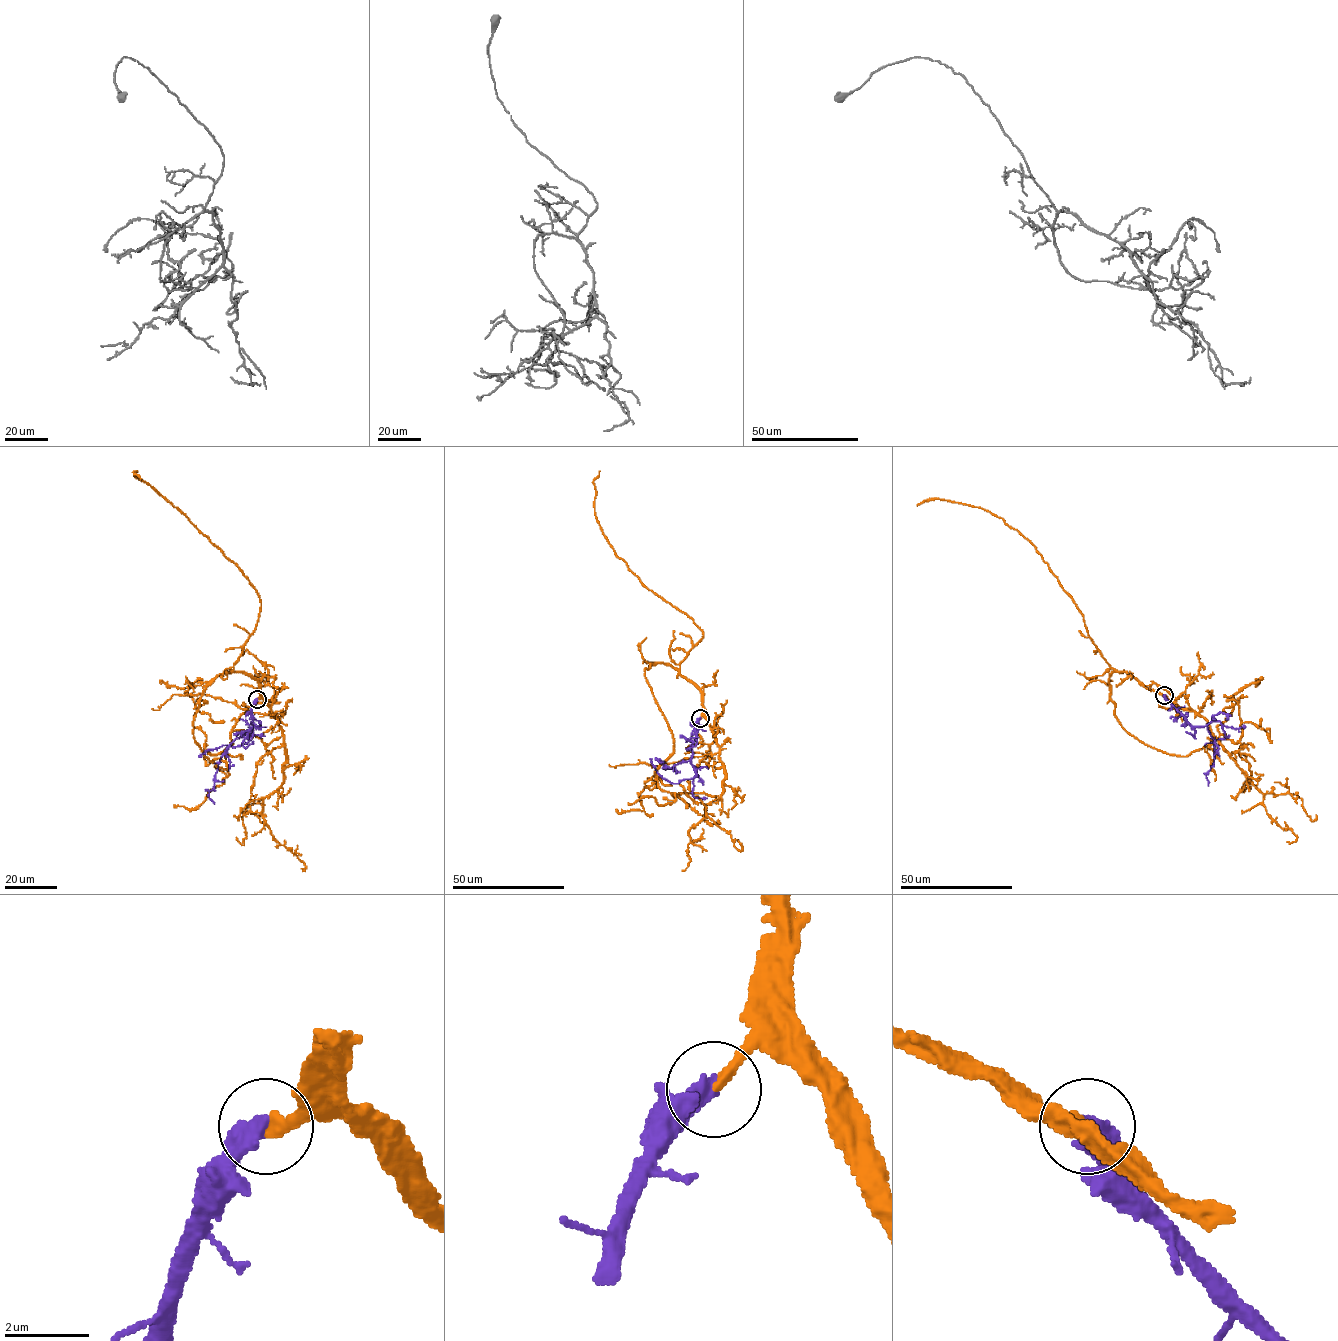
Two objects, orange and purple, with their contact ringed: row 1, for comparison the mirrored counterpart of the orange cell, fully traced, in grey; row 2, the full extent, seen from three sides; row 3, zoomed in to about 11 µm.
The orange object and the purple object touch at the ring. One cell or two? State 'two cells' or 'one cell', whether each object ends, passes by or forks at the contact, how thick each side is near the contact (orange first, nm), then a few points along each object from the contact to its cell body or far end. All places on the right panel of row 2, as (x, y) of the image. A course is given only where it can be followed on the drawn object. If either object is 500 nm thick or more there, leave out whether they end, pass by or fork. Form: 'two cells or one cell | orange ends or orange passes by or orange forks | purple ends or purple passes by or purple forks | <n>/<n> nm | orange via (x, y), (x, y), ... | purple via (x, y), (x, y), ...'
one cell | orange ends | purple ends | 280/480 nm | orange via (1164, 695), (1128, 673), (1109, 677), (1127, 731), (1178, 756), (1239, 741), (1251, 771), (1242, 790), (1249, 788) | purple via (1164, 695), (1192, 726), (1218, 721), (1225, 735), (1230, 735), (1204, 745)

